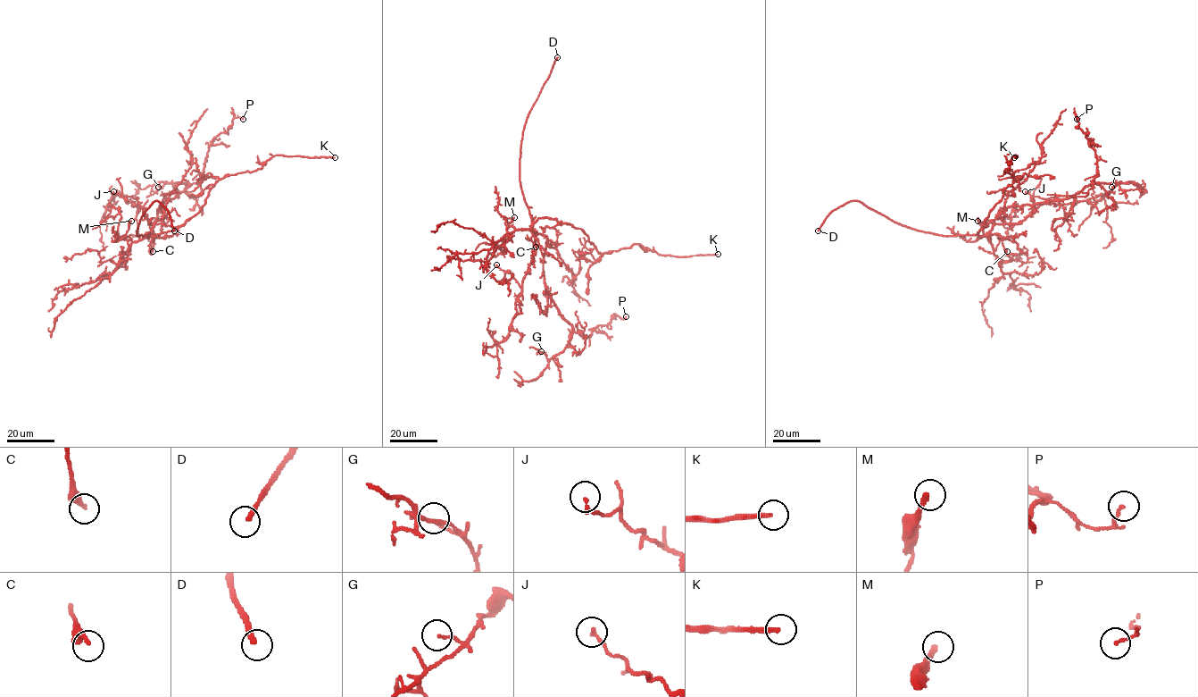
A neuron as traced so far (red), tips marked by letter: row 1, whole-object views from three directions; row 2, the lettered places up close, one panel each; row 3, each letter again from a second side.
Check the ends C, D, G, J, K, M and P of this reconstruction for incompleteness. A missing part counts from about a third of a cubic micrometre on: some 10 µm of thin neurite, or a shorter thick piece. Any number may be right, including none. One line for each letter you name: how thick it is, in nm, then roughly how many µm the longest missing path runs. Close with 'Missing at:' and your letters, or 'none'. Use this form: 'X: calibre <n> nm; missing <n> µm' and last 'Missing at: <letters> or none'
D: calibre 240 nm; missing 40 µm
K: calibre 240 nm; missing 40 µm
M: calibre 260 nm; missing 15 µm
Missing at: D, K, M

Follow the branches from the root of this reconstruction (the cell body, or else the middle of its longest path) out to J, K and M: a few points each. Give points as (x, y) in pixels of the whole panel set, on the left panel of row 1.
J: (160, 220), (150, 223), (136, 199), (129, 196), (122, 197), (113, 191)
K: (160, 220), (165, 225), (181, 226), (199, 212), (218, 180), (256, 171), (275, 155), (335, 157)
M: (160, 220), (145, 237), (135, 242), (126, 235), (131, 221)

